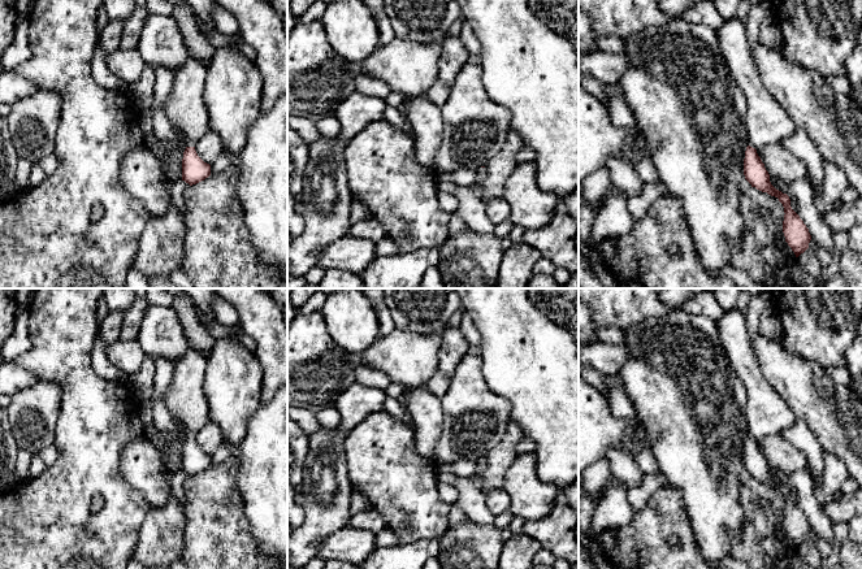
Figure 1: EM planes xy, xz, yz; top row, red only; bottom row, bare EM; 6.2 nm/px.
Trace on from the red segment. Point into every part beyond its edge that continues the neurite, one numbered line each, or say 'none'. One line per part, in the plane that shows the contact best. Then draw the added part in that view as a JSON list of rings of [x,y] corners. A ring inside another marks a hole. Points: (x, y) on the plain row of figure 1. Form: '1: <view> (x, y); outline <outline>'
1: xy (185, 399); outline [[[190,343],[174,365],[174,375],[164,395],[166,408],[187,438],[195,438],[209,421],[209,407],[203,391],[208,357]]]

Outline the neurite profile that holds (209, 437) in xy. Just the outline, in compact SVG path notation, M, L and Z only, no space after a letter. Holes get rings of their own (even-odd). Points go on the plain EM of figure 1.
M209 420L195 435L195 442L204 453L211 456L222 443L222 431Z

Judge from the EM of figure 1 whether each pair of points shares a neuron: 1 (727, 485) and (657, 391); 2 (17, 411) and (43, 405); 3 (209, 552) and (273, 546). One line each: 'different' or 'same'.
1: same
2: same
3: different

